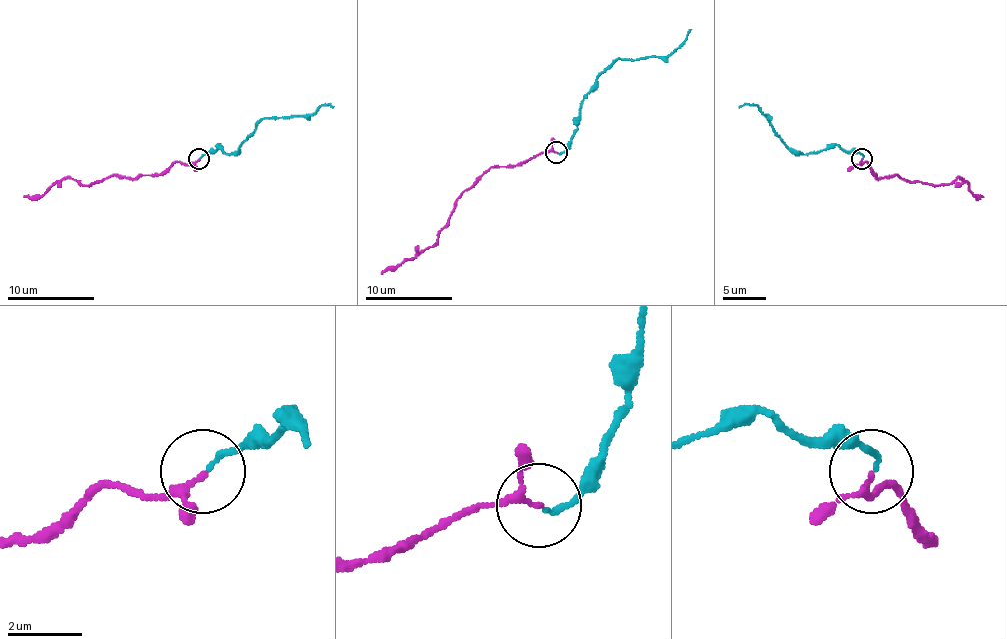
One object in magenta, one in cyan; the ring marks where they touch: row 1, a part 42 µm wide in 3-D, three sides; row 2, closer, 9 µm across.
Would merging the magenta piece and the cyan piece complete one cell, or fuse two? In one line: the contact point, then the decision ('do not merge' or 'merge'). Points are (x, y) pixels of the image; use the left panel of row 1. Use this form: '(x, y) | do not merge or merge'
(199, 159) | merge

